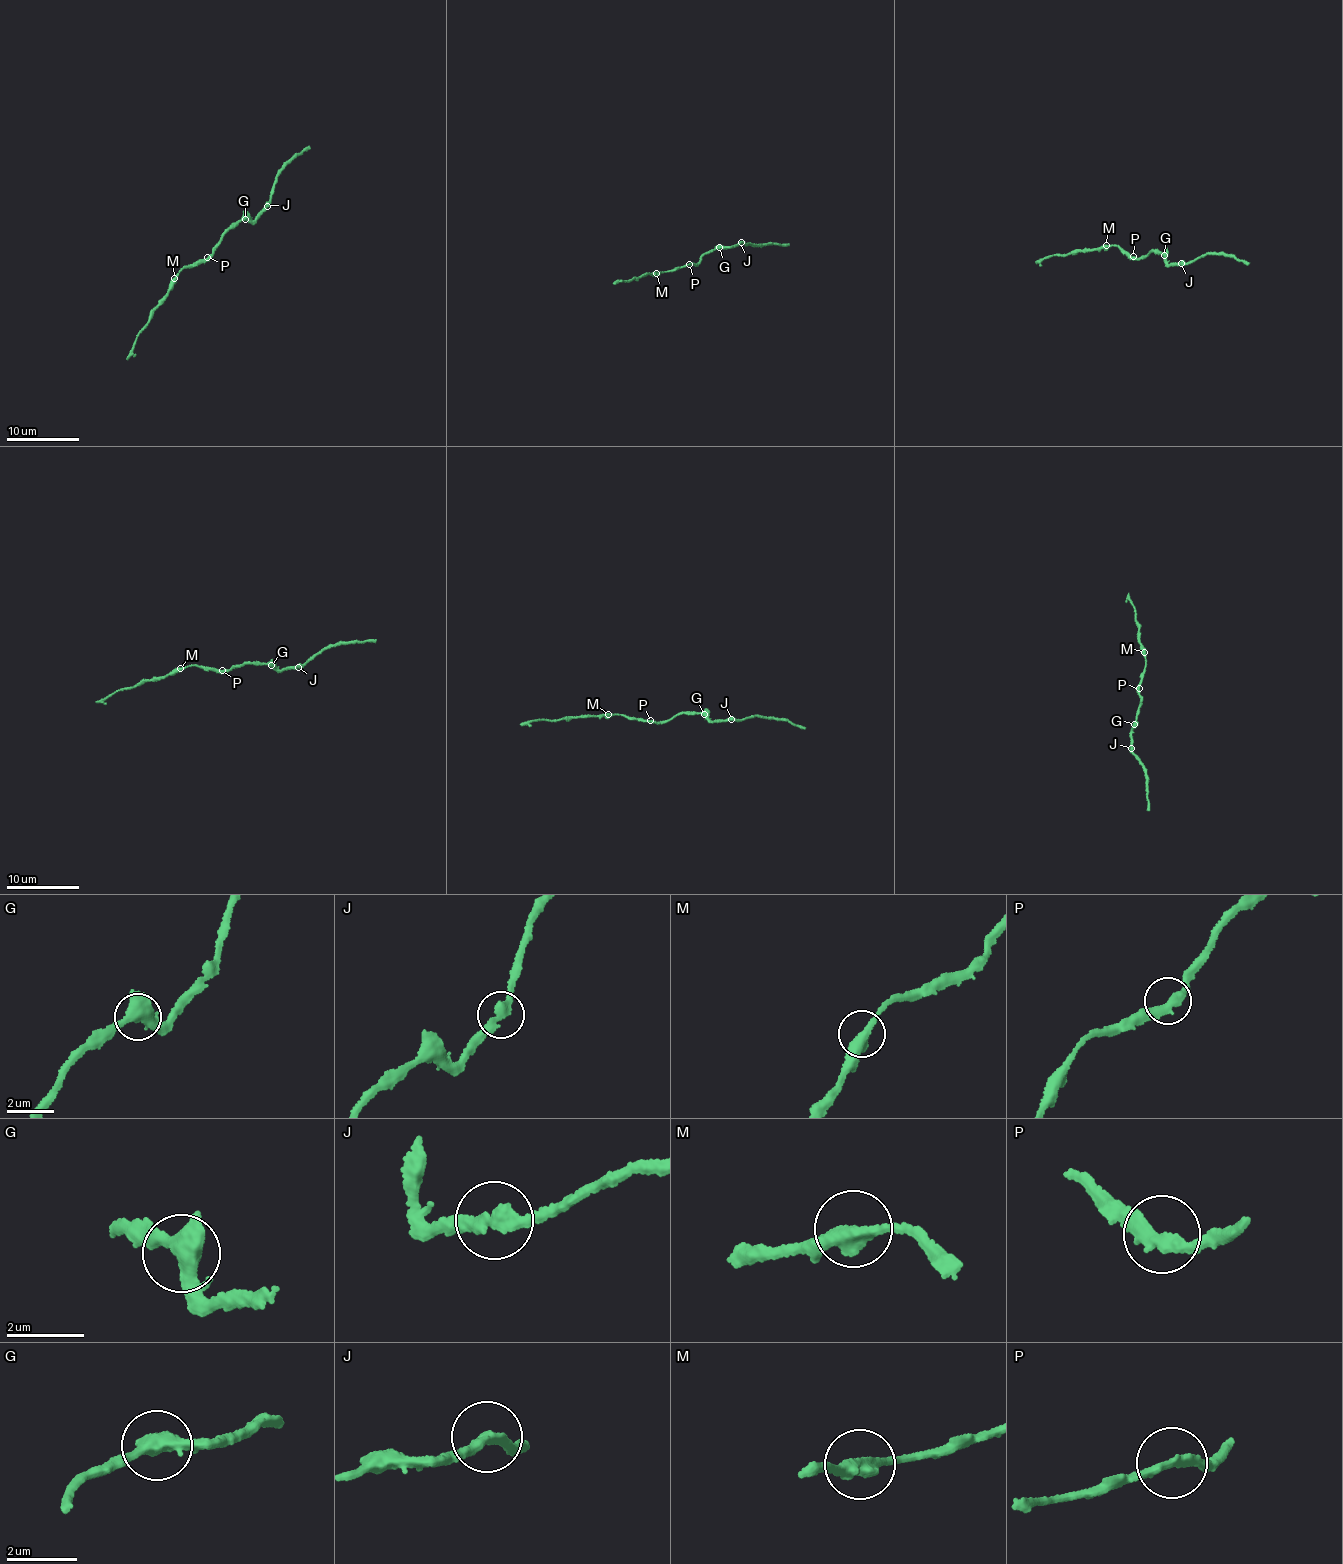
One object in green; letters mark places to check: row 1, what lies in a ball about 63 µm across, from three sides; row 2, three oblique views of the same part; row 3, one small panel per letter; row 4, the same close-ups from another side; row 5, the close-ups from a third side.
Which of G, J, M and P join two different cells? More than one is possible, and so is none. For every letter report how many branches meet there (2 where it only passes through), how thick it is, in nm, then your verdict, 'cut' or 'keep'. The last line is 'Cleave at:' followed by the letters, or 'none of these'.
G: 3 | 400 nm | keep
J: 2 | 320 nm | keep
M: 2 | 400 nm | keep
P: 2 | 280 nm | keep
Cleave at: none of these

